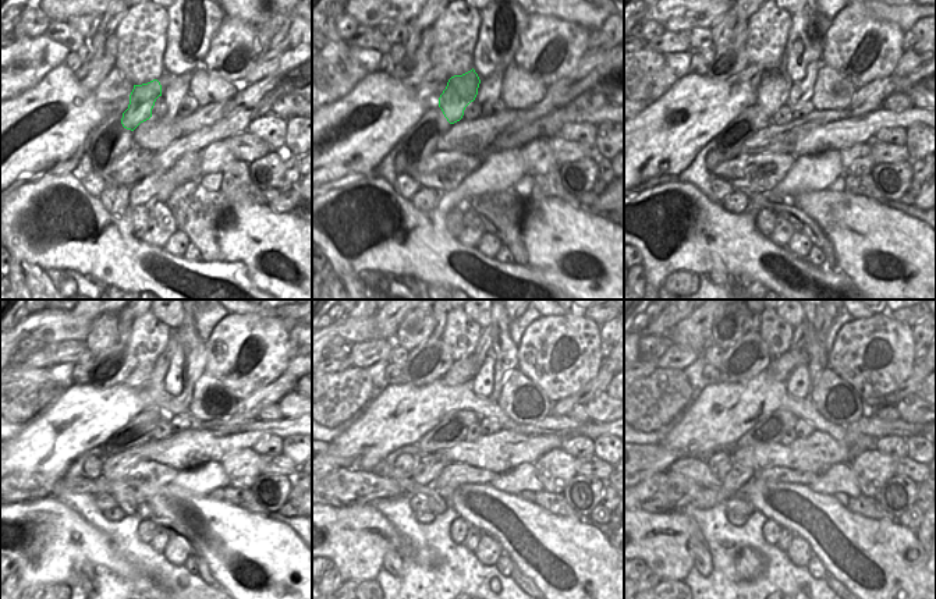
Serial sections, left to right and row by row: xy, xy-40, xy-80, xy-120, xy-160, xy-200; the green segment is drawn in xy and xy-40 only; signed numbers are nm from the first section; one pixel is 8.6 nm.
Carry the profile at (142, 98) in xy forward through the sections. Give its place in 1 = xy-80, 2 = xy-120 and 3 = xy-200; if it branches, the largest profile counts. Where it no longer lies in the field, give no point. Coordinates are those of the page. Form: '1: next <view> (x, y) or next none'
1: next xy-80 (773, 89)
2: next xy-120 (162, 364)
3: next xy-200 (800, 332)

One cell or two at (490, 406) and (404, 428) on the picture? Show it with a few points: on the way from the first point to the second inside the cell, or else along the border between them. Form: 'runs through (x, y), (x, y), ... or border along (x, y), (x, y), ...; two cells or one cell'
runs through (470, 401), (433, 401), (425, 407); one cell

